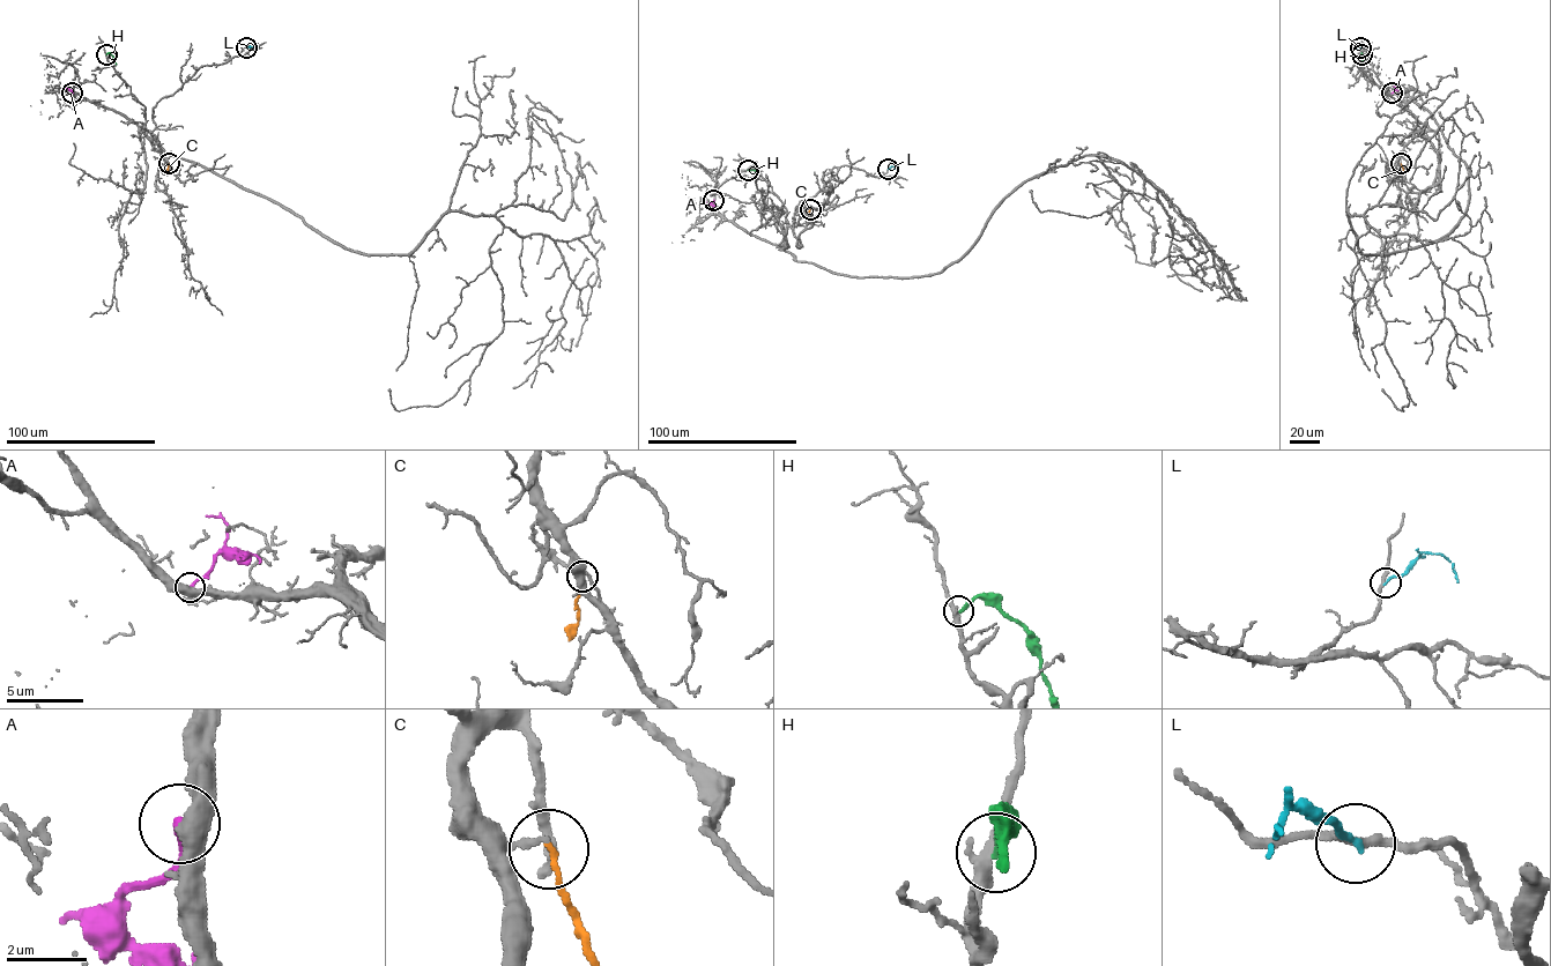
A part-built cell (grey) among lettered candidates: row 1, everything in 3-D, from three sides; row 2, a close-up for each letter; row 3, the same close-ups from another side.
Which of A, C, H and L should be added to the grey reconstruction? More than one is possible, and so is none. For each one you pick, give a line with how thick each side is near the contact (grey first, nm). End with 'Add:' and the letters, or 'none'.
Add: none

